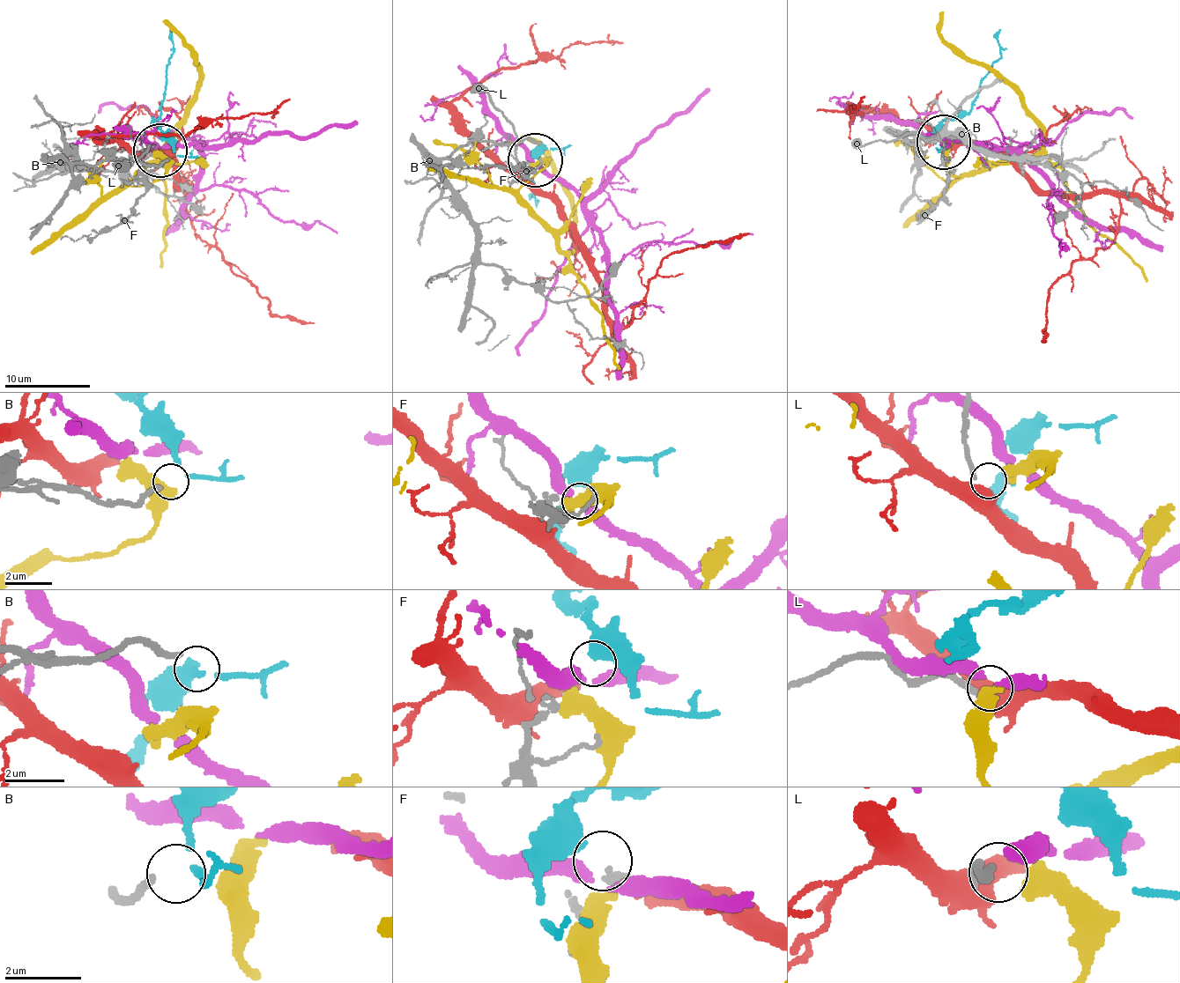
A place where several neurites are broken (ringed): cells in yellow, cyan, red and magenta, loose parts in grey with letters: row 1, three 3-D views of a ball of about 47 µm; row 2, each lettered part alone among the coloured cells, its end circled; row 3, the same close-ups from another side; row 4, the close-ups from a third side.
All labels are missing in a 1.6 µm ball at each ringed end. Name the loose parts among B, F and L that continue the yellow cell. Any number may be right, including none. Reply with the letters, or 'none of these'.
L

